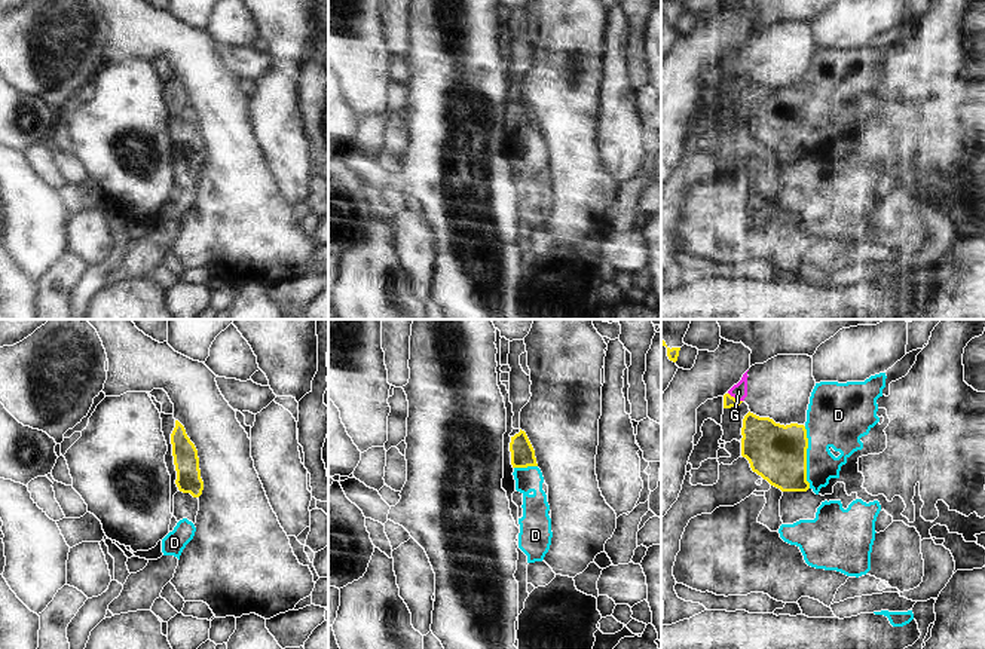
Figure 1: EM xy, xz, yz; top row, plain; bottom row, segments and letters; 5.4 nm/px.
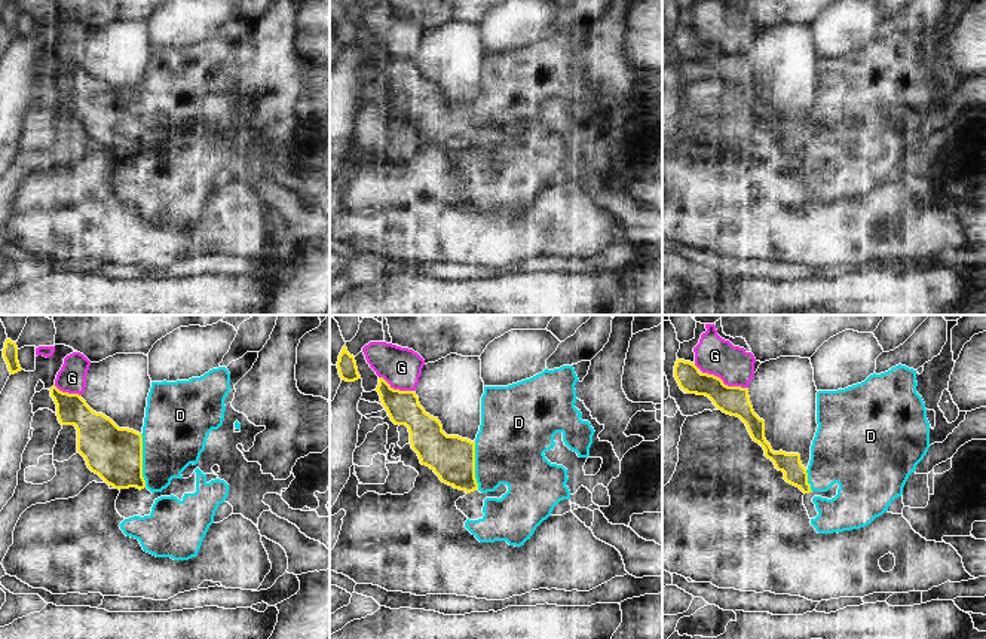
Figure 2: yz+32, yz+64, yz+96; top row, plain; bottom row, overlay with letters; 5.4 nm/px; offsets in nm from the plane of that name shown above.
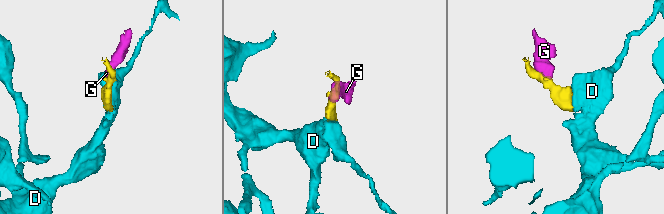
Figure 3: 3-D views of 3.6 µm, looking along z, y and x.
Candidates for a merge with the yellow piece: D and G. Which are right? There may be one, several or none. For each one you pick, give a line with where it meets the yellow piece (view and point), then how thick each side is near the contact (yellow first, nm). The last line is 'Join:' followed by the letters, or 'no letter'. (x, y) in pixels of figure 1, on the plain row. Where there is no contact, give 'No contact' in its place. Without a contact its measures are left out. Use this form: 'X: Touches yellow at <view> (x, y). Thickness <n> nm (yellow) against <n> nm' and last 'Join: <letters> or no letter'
D: Touches yellow at yz (805, 125). Thickness 300 nm (yellow) against 280 nm
Join: D.

